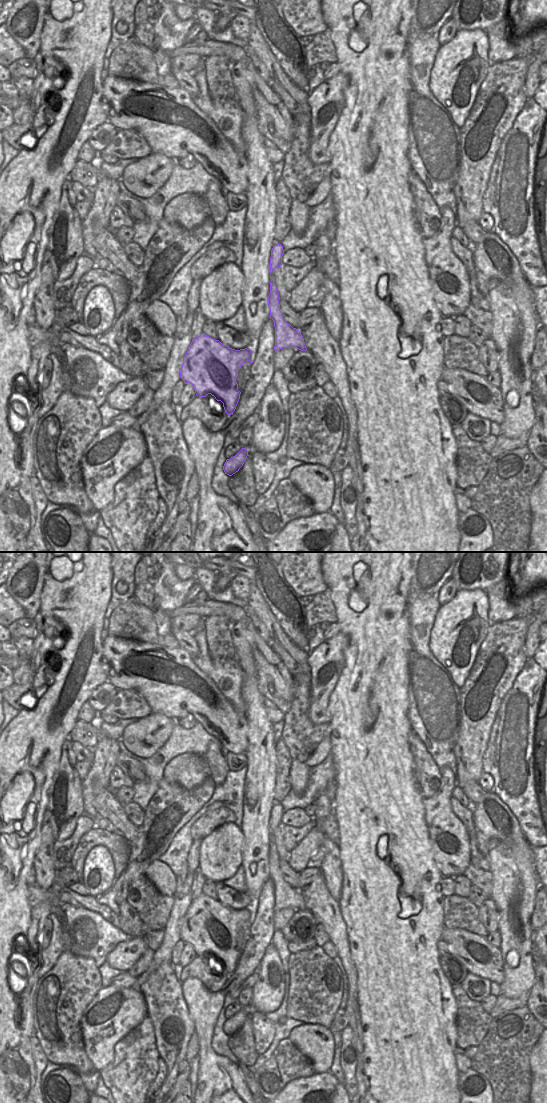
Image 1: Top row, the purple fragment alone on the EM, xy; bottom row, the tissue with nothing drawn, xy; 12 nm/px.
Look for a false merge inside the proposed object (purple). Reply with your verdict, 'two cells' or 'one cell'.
one cell

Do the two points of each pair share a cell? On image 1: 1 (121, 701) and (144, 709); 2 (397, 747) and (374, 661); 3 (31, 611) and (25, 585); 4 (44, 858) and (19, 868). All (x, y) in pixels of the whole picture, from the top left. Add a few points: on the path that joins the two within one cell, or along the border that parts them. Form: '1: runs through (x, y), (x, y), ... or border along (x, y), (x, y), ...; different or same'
1: runs through (127, 704), (138, 708); same
2: runs through (381, 726), (381, 706), (376, 701), (376, 682); same
3: runs through (31, 605), (24, 597), (25, 591); same
4: border along (41, 840), (32, 866); different

